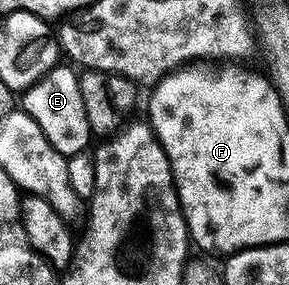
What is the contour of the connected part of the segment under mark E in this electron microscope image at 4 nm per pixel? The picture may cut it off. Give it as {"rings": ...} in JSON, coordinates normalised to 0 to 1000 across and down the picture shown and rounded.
{"rings":[[[246,225],[187,232],[142,284],[80,316],[76,389],[104,404],[104,418],[118,418],[131,446],[145,446],[159,488],[173,488],[173,502],[218,551],[239,554],[263,537],[294,533],[308,519],[304,491],[322,491],[325,470],[284,340],[277,256]]]}

